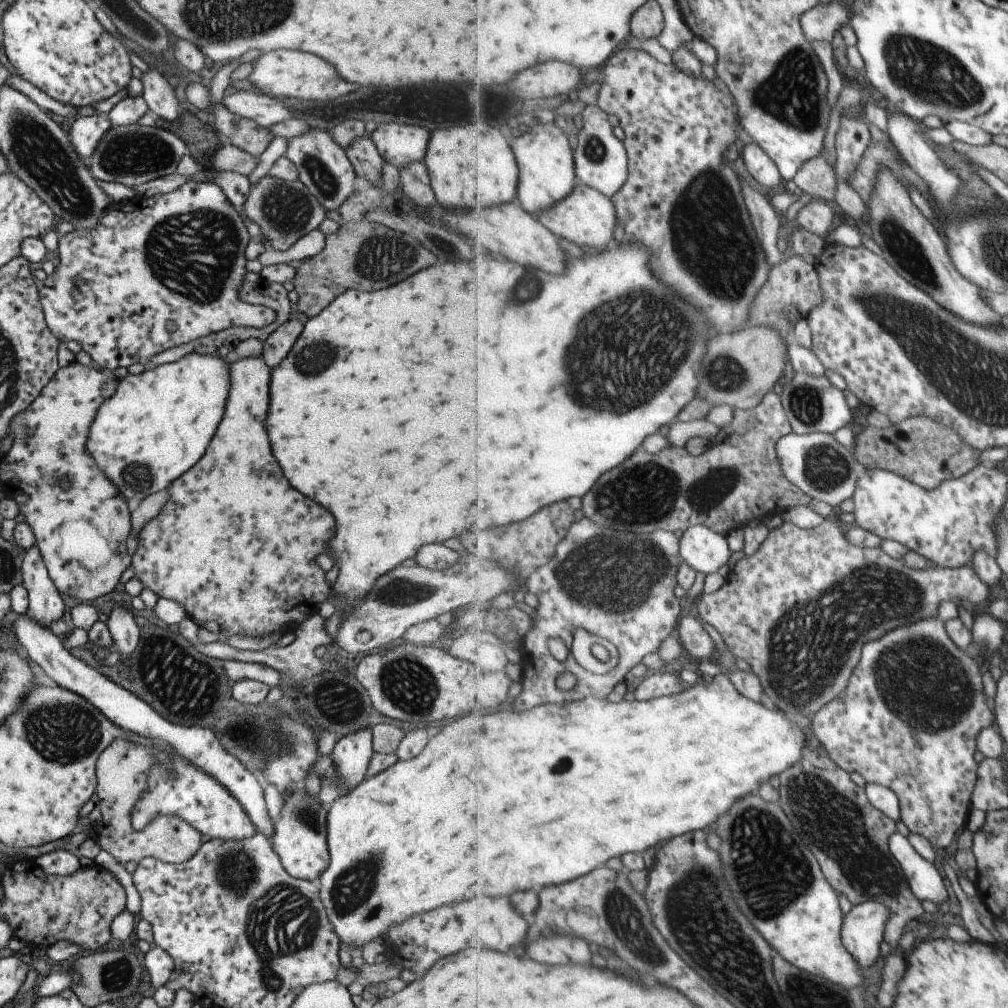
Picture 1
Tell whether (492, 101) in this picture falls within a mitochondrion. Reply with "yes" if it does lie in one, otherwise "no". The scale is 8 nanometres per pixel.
no

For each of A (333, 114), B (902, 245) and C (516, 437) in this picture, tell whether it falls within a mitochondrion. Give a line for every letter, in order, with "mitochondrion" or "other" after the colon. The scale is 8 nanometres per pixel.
A: other
B: mitochondrion
C: other

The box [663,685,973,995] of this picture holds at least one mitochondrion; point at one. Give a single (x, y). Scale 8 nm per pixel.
(772, 870)

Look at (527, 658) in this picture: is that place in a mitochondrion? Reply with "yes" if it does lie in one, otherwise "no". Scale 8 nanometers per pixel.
no

